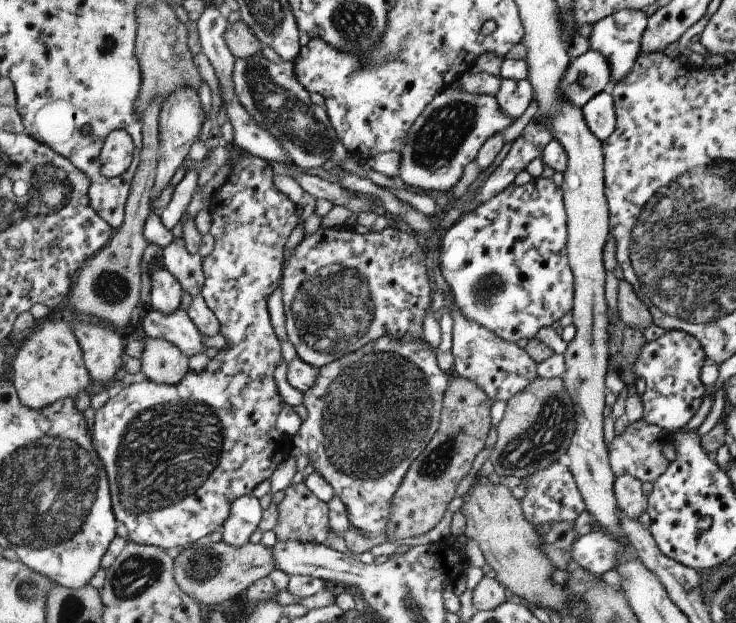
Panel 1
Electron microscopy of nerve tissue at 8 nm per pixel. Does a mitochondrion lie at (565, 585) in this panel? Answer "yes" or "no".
no

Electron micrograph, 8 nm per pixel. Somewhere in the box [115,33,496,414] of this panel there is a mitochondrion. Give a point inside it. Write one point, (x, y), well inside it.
(333, 308)

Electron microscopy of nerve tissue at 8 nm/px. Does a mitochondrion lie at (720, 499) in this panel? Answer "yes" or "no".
no

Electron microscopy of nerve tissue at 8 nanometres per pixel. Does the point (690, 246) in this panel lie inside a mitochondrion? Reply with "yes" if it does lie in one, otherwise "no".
yes

